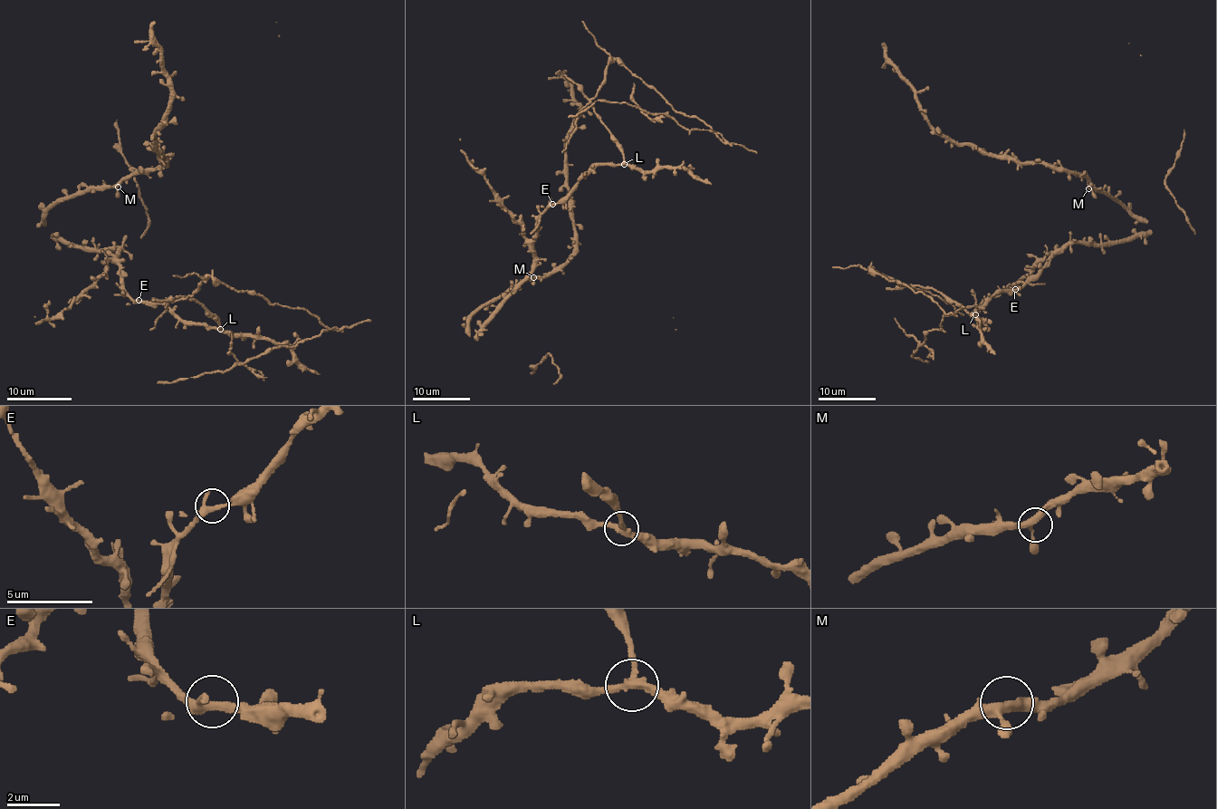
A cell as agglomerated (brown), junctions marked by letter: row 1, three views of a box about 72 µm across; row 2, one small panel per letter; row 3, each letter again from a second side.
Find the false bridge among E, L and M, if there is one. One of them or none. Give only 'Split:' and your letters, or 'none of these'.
Split: L

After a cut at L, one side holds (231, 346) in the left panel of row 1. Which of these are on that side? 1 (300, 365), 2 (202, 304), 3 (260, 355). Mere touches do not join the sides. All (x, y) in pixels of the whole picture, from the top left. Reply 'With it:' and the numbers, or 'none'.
With it: 2, 3

